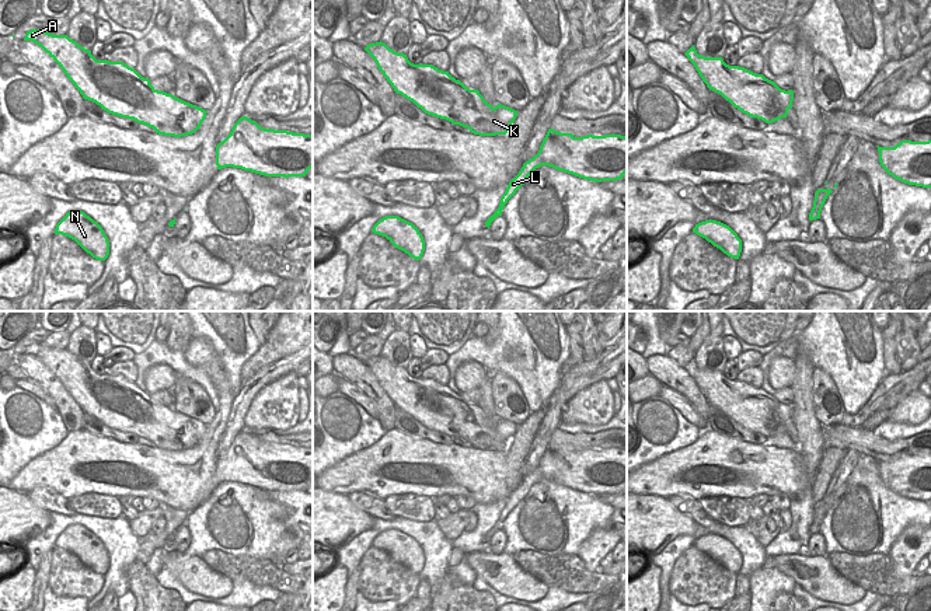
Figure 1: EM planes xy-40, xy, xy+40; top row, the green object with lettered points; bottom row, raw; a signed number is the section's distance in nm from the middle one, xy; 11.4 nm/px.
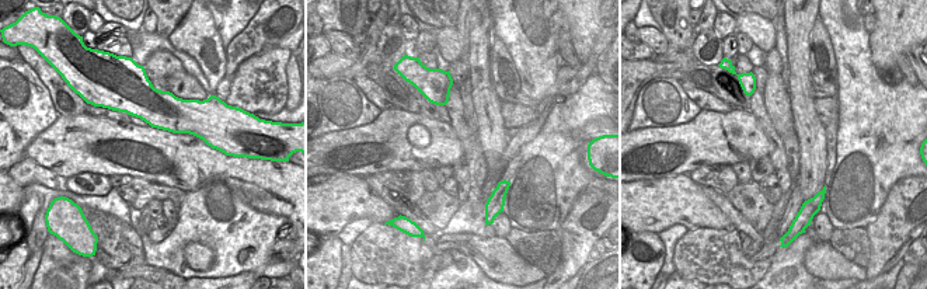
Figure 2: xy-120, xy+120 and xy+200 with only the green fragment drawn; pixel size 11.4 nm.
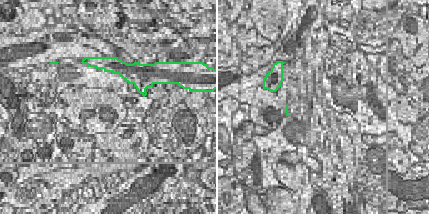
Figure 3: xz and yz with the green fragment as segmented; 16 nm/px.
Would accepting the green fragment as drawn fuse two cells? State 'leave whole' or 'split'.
split

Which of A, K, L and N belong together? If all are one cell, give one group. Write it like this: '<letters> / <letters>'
A K N / L

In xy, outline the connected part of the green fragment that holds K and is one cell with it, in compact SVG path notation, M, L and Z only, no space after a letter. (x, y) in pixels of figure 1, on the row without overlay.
M369 357L365 364L397 408L412 415L425 427L467 441L480 450L506 448L517 425L488 418L478 404L467 402L449 385L432 378L414 378L407 369L394 366L386 357Z

